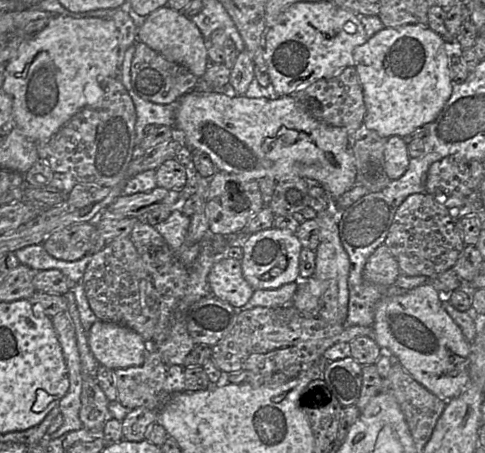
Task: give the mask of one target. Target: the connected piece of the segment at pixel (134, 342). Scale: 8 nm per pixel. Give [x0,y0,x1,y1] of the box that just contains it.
[88,320,149,370]

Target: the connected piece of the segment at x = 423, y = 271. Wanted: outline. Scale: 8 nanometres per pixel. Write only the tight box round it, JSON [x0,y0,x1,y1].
[384,192,466,278]

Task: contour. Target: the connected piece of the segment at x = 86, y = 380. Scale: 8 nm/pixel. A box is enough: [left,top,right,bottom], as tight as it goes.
[79,373,112,430]

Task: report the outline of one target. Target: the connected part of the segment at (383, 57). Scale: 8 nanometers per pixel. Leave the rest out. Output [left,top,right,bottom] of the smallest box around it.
[355,24,453,138]

